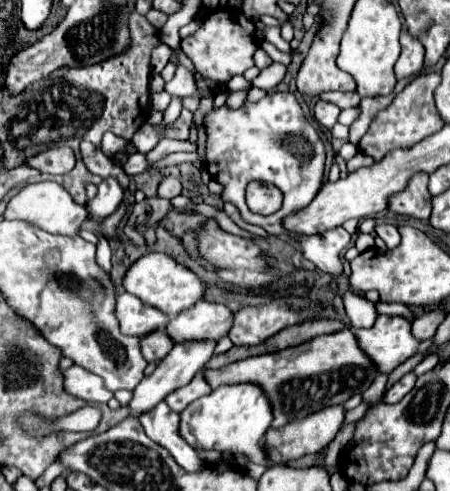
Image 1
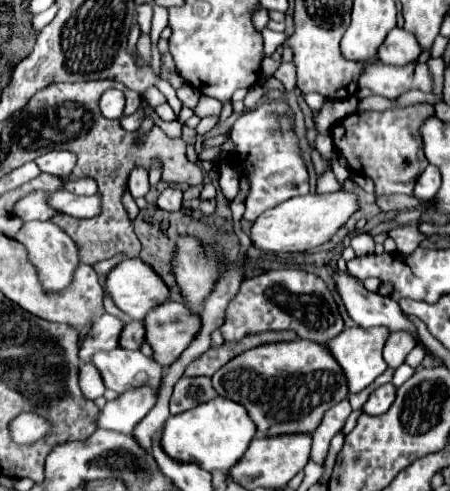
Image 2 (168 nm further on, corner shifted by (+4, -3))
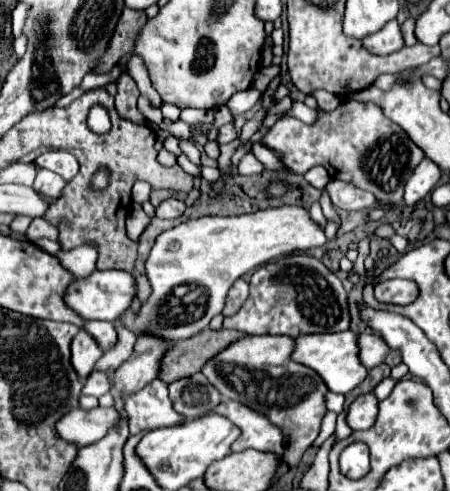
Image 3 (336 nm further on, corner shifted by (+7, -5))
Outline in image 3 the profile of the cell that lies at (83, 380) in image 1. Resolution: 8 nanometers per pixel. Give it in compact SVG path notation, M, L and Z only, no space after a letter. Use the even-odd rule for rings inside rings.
M94 370L86 382L84 382L84 388L82 388L82 394L90 394L90 396L102 396L110 390L110 378L106 372L98 372Z

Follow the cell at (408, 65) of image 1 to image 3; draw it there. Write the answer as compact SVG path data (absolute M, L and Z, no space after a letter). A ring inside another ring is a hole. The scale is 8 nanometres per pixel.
M392 20L388 24L384 24L376 34L370 34L368 38L364 38L362 44L366 50L370 50L372 54L378 54L378 56L386 56L386 54L400 50L404 46L404 42L402 42L398 22Z

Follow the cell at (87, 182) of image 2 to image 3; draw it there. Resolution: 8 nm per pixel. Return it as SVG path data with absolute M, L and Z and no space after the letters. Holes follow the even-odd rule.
M36 166L36 180L34 180L34 190L50 196L52 200L56 200L62 194L62 188L66 186L66 182L62 178L58 178L58 174L52 174L40 166Z

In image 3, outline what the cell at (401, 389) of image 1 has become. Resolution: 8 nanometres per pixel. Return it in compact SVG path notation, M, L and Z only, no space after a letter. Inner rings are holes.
M372 392L358 396L350 408L348 408L348 416L346 422L352 430L368 430L378 416L378 400Z

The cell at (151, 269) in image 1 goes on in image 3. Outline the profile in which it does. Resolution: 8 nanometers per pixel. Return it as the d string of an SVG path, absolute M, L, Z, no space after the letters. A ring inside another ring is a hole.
M94 270L90 276L74 280L72 286L68 286L68 290L64 292L64 304L76 314L80 314L80 318L84 320L116 320L128 310L134 294L136 286L130 272Z

